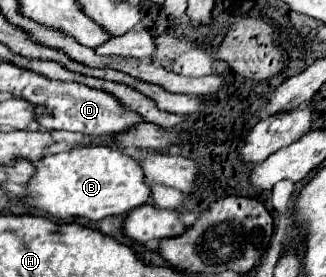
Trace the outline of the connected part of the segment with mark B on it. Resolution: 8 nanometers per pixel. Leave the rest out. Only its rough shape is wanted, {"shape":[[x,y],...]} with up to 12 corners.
{"shape":[[82,146],[36,164],[28,204],[62,222],[152,198],[136,158]]}

